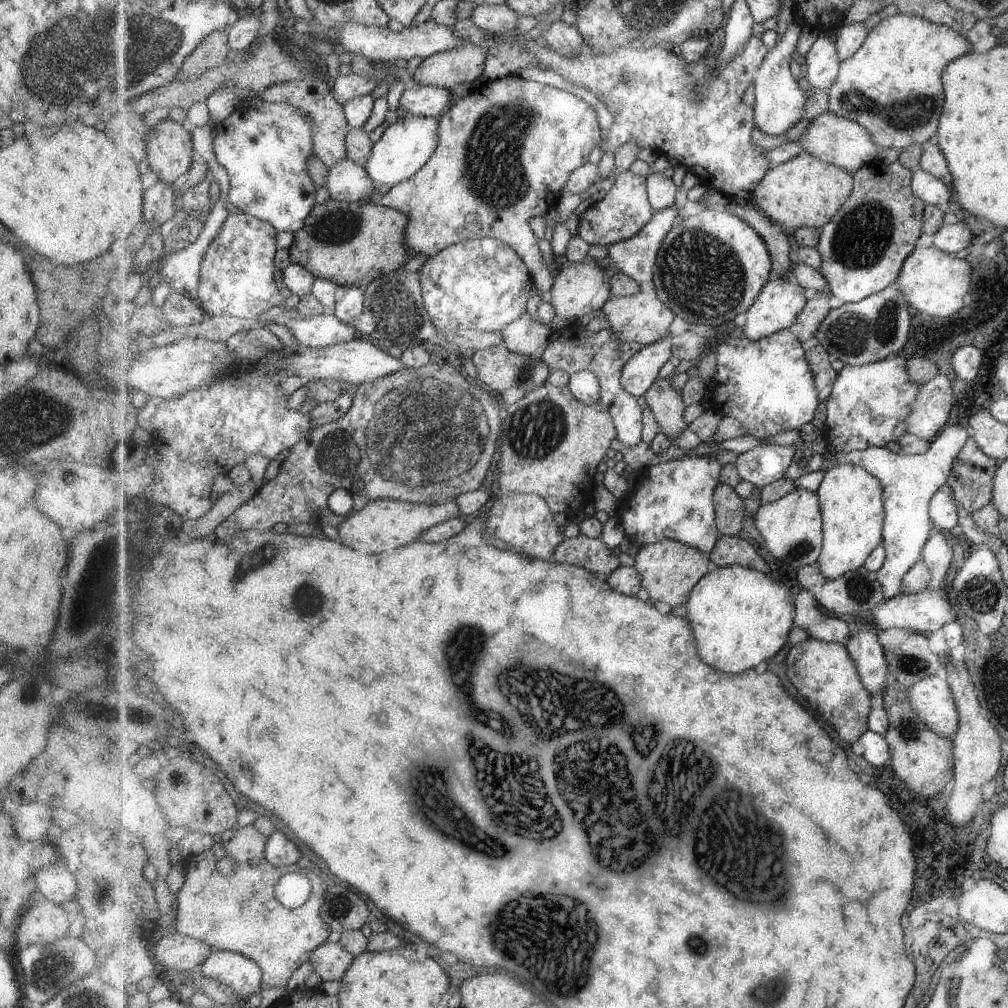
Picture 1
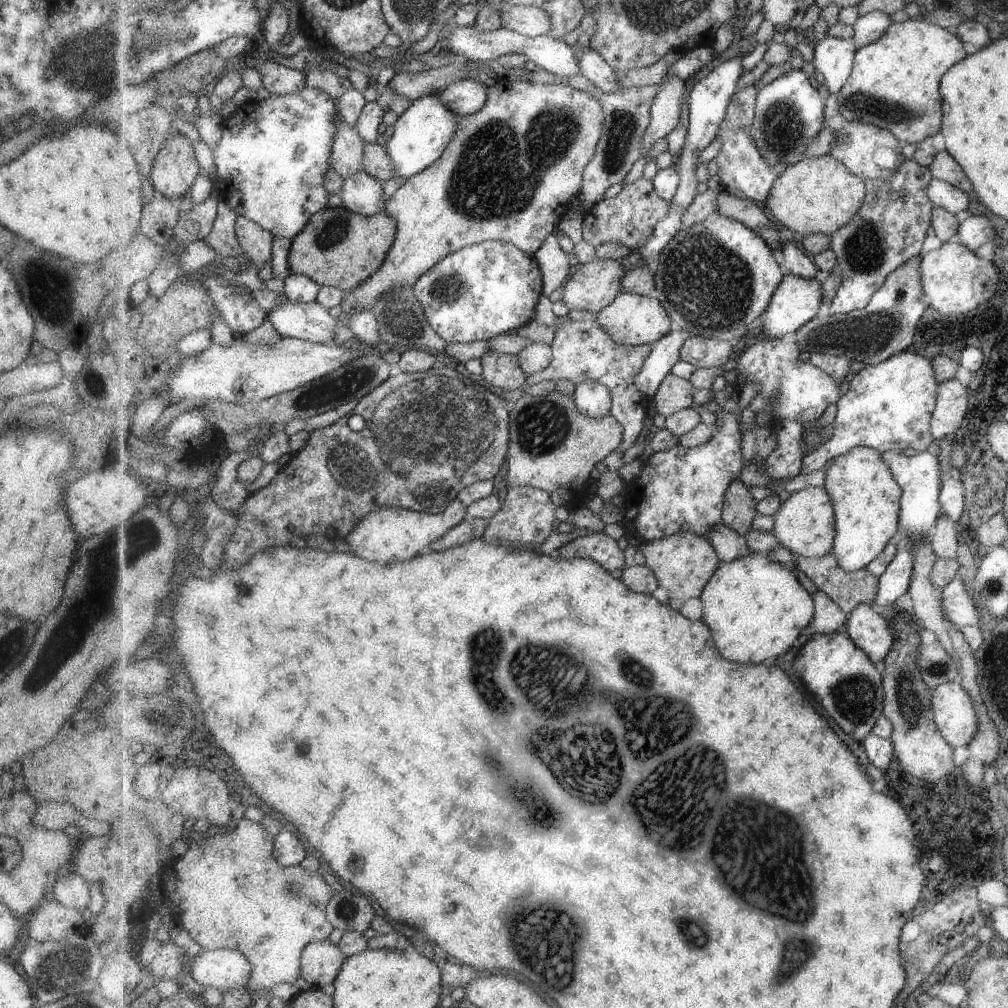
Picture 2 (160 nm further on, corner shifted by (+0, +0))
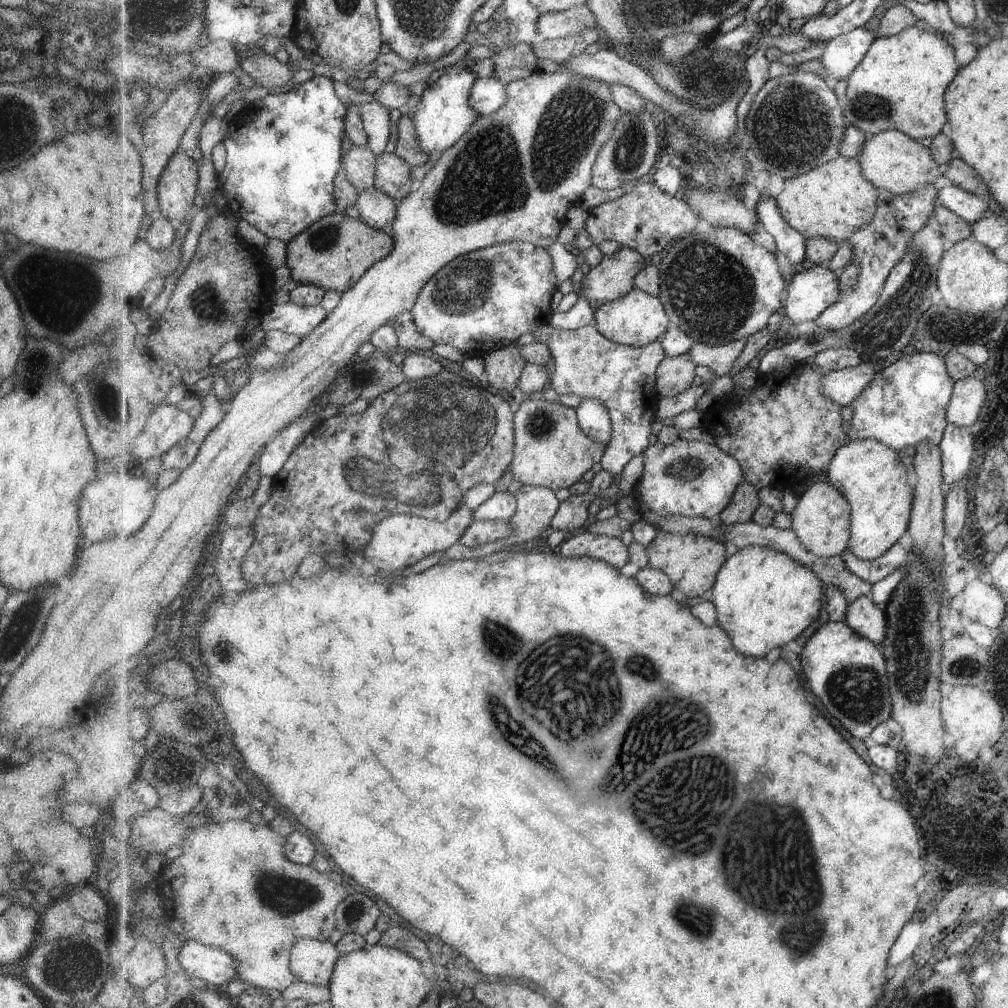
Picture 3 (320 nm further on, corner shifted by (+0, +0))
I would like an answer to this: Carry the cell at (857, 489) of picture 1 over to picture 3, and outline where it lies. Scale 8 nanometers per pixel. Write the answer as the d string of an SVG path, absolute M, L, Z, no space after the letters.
M879 440L850 441L835 454L827 478L851 504L849 552L863 560L876 560L907 535L914 508L914 475L903 464L902 453Z

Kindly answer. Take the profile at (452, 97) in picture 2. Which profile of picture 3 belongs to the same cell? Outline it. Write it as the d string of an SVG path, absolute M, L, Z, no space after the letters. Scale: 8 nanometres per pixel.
M496 75L477 80L471 88L471 107L479 115L493 114L495 110L507 104L507 86L508 84L499 80Z

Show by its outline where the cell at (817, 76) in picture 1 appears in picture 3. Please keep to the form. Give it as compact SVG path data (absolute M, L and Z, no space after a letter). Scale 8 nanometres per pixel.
M860 27L827 41L820 59L827 76L837 81L848 80L865 59L873 40L876 40L875 32Z

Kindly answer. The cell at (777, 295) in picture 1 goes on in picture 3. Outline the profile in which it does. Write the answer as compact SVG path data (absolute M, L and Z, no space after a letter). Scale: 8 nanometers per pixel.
M816 265L814 268L796 274L784 293L783 315L793 322L796 328L800 324L815 321L831 306L834 306L844 295L839 286L839 277L825 265Z

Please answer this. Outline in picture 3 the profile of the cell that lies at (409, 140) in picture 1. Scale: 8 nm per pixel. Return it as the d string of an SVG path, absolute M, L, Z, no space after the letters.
M465 56L462 61L434 71L426 82L413 114L413 122L419 149L428 157L432 152L443 153L454 147L471 131L479 119L480 115L470 104L471 88L480 80L474 68L471 68L473 64L476 62Z

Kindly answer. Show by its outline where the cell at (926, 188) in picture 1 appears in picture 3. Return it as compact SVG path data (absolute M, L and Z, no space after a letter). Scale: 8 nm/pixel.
M945 186L938 191L941 204L971 225L983 219L983 212L989 210L989 202L983 197L959 188L959 186Z

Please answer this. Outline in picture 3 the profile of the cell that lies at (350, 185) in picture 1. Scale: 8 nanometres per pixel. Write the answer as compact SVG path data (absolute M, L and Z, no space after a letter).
M373 186L371 190L358 193L356 208L360 219L373 228L390 231L395 218L397 218L398 203L395 198L376 186Z

